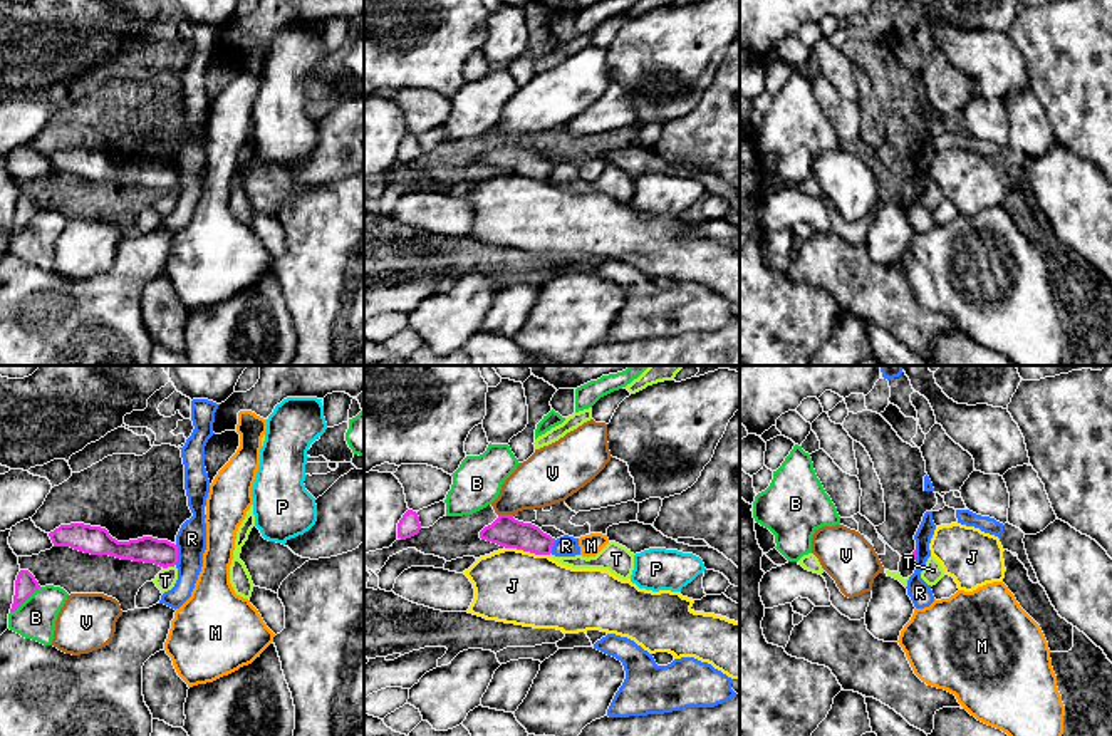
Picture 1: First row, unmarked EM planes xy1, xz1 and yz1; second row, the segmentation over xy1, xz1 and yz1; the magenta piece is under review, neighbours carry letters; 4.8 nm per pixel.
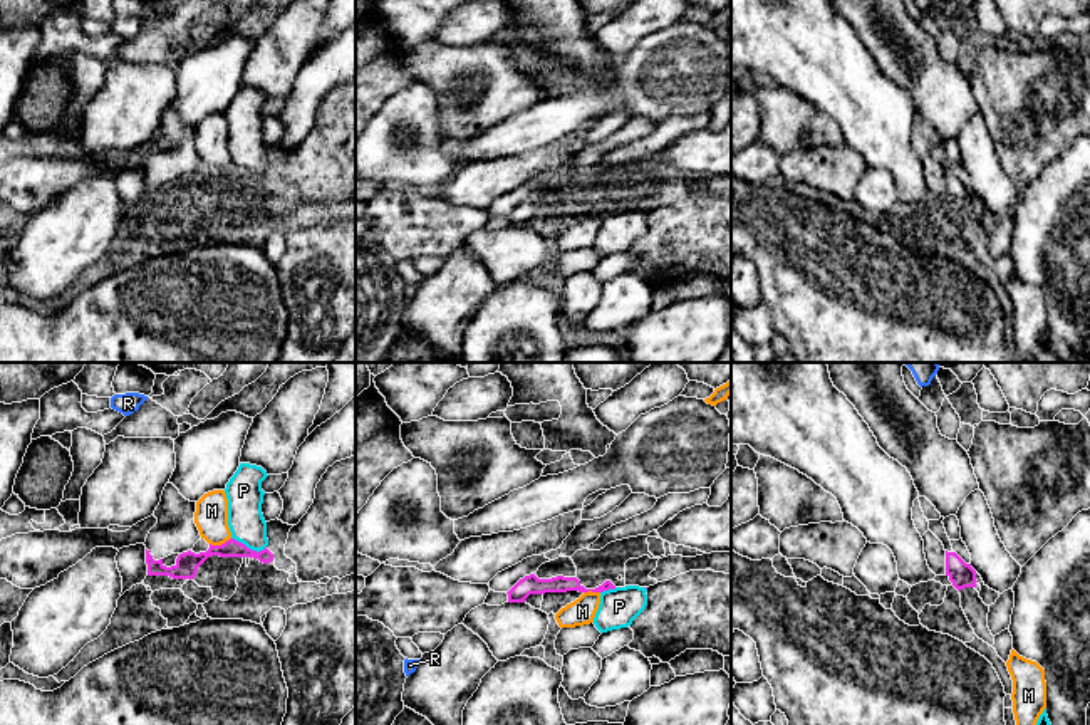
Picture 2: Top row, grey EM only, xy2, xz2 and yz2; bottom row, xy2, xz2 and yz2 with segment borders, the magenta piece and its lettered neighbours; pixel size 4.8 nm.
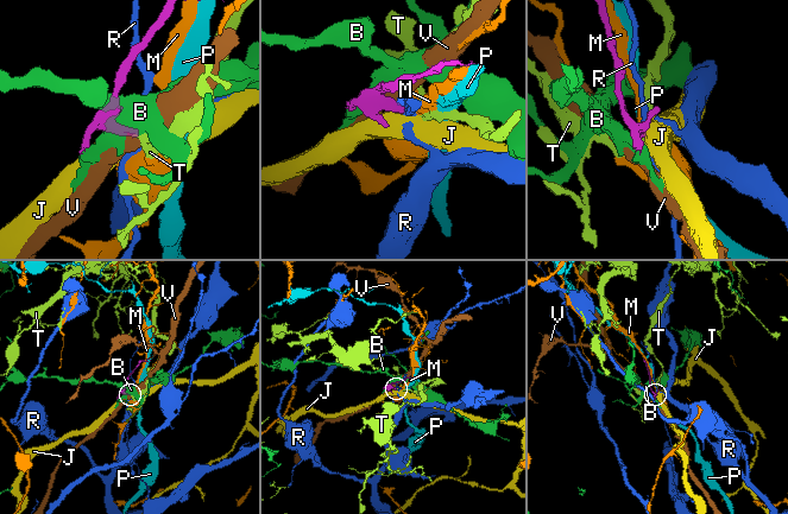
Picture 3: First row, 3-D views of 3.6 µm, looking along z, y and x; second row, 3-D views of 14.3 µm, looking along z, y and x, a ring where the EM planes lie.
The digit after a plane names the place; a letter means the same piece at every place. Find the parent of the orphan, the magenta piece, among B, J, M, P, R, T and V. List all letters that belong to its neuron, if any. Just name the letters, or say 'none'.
none

